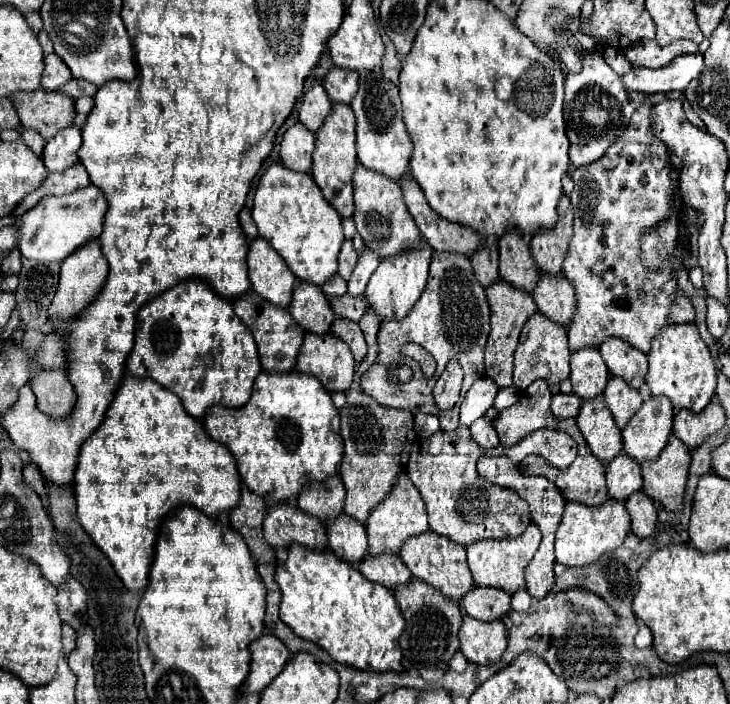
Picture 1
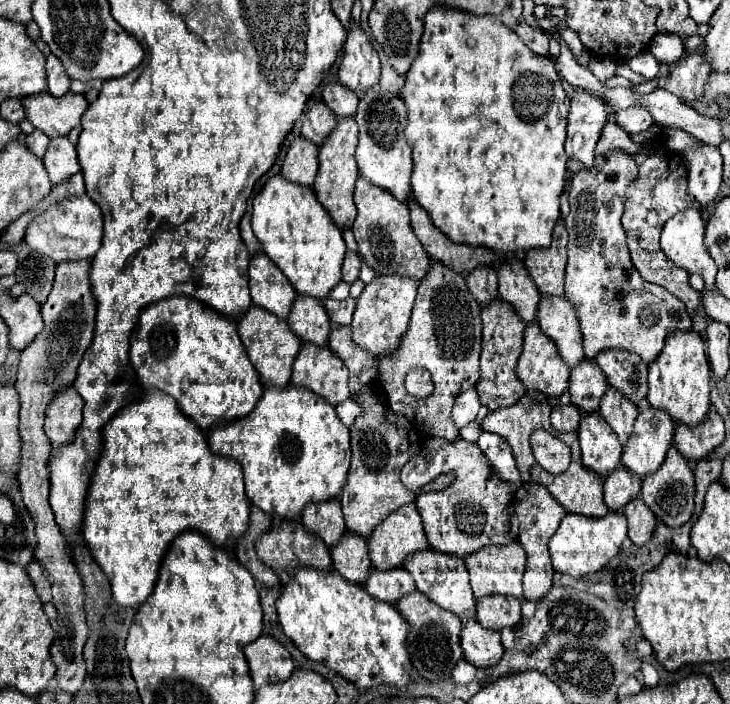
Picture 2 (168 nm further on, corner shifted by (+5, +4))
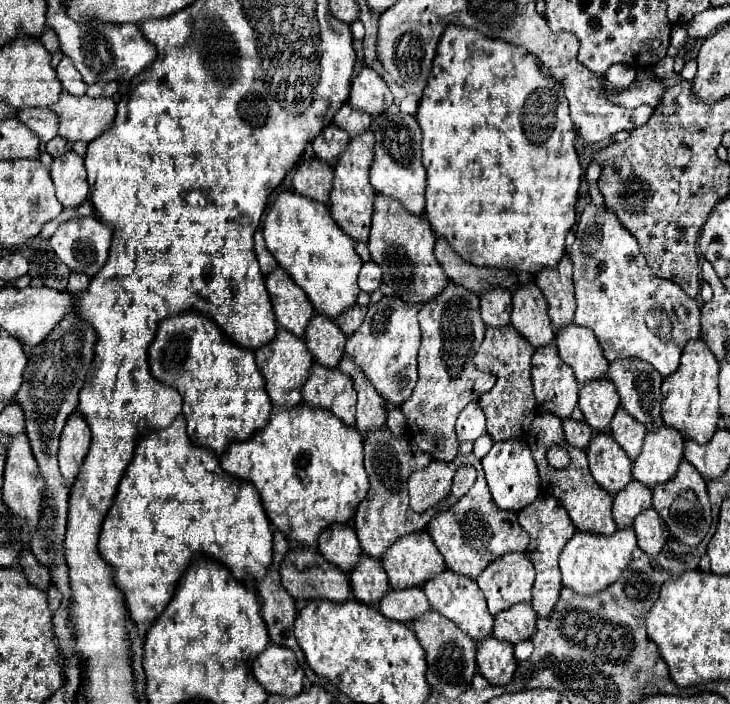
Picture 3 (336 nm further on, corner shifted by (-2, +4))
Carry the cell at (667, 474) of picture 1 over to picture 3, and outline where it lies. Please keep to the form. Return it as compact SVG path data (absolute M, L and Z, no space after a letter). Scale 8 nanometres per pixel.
M682 460L678 474L670 482L654 488L652 506L666 522L670 534L688 546L698 546L712 526L712 512L710 512L710 500L706 492L706 480L686 460Z

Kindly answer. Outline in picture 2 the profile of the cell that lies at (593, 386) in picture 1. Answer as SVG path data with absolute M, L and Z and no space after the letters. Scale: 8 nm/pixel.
M585 358L581 364L571 368L569 378L569 394L571 402L583 412L593 412L599 408L599 400L607 390L607 380L601 368L593 364L593 360Z

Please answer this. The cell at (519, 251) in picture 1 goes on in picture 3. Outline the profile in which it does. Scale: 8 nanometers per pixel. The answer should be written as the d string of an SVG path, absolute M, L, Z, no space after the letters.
M534 282L512 294L512 326L534 348L542 348L554 340L554 328L548 318L548 304Z

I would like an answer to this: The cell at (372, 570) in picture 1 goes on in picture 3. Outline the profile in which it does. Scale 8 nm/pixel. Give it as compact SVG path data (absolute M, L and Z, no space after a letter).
M406 588L406 590L390 590L380 602L380 612L396 622L412 624L422 618L430 610L428 598L422 588Z

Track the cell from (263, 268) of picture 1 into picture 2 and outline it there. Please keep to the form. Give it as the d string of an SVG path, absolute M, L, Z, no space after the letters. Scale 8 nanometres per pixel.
M257 252L249 262L249 288L253 304L279 318L287 318L297 296L287 276L265 256L265 252Z

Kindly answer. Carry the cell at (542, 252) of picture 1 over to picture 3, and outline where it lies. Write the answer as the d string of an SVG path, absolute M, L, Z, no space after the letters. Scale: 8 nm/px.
M568 254L556 268L544 268L536 276L536 286L542 290L548 302L548 316L556 332L574 322L574 284L572 284L572 262Z

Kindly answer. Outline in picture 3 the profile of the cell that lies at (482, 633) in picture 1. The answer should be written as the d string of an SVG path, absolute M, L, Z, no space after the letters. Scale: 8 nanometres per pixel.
M488 636L478 642L478 670L494 686L506 686L512 682L518 660L514 658L514 646L494 636Z

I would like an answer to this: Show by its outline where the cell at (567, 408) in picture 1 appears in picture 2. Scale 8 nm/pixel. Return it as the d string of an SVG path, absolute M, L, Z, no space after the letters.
M557 404L551 412L551 424L553 424L553 428L557 428L561 432L577 430L579 418L581 418L581 414L579 414L579 408L575 404L567 404L567 406Z

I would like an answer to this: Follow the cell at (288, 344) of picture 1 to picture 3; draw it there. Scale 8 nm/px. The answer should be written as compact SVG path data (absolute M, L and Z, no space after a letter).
M280 330L270 344L258 348L254 354L256 354L256 364L258 364L258 368L266 380L266 392L268 392L272 404L274 406L286 406L286 408L298 406L302 402L300 390L302 390L304 382L308 380L310 368L314 364L314 358L308 352L304 340L296 338L294 334L290 334L286 330Z

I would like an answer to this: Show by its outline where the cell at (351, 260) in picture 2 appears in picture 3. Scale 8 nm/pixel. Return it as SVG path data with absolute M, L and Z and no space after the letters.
M366 262L360 270L360 276L358 276L360 290L364 290L366 294L372 294L374 290L380 288L380 284L382 284L380 266L376 266L376 262Z

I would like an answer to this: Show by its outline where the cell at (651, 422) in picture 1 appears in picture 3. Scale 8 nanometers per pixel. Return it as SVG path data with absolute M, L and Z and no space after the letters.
M654 426L644 440L644 448L634 462L632 476L654 488L658 484L666 484L676 476L678 466L682 462L684 438L676 428L670 426Z

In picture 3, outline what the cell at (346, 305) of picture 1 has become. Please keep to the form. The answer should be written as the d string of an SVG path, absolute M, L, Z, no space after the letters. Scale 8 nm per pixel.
M352 306L352 308L348 308L344 314L340 314L338 318L336 318L336 324L340 326L340 330L344 332L344 334L348 334L348 336L352 336L358 328L360 328L360 324L362 324L362 320L364 320L364 316L366 316L366 310L368 308L362 308L362 306Z

